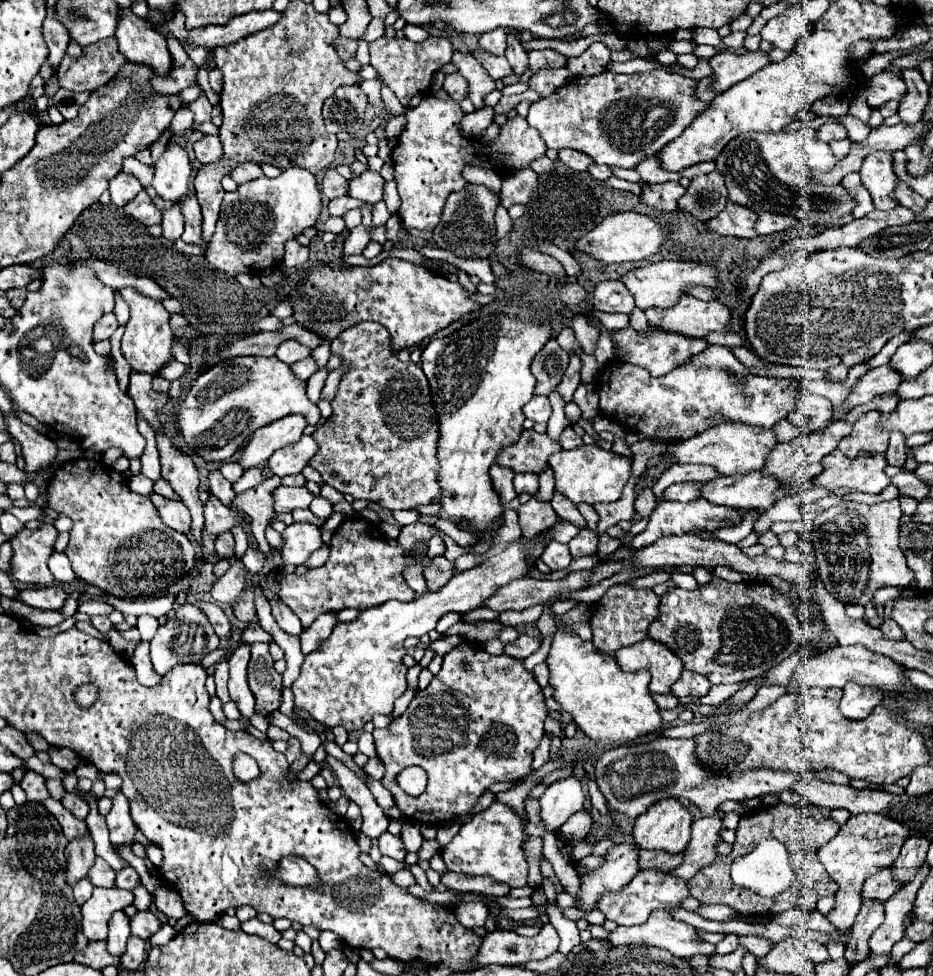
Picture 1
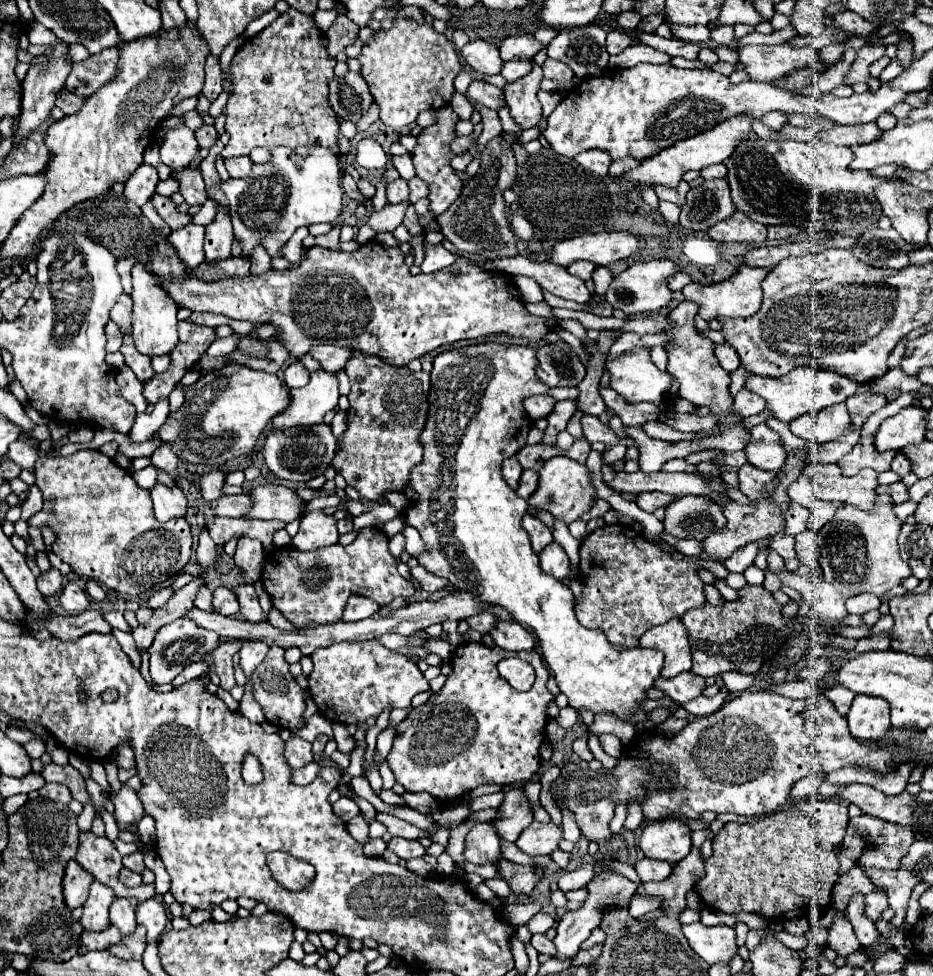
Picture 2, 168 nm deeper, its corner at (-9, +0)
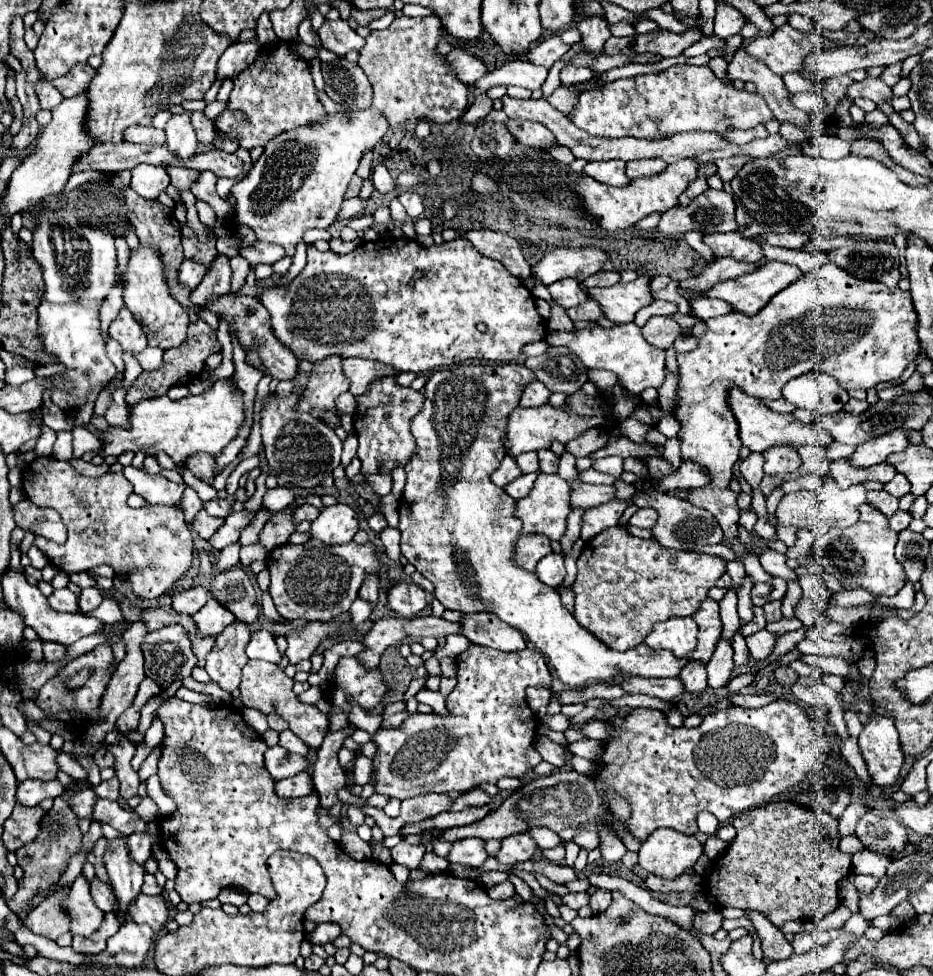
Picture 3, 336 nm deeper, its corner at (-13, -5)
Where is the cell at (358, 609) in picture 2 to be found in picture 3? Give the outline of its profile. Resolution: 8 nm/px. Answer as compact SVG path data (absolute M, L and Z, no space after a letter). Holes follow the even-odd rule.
M368 574L364 584L360 586L360 598L376 604L378 602L378 576L376 574Z

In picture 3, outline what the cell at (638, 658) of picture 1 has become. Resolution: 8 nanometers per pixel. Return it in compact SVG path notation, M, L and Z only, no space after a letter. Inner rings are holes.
M668 618L654 624L652 632L646 636L646 644L654 650L670 650L678 658L690 654L696 646L698 626L692 618Z

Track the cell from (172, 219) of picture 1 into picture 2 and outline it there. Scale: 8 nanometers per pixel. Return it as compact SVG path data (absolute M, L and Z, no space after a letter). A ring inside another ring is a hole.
M186 225L182 229L176 229L168 235L170 245L176 249L178 257L188 265L188 267L198 267L204 261L204 251L202 251L202 241L204 241L204 227L202 225Z

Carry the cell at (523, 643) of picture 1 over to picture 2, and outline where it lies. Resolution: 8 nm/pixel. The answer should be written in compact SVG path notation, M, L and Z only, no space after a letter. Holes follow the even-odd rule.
M498 621L498 627L490 631L494 643L504 651L532 651L536 647L536 639L530 631L526 631L520 623Z

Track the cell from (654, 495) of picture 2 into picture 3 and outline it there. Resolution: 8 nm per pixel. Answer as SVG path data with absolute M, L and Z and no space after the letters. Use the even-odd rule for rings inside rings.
M640 508L632 518L630 524L638 526L638 528L652 528L656 522L656 510L652 508Z

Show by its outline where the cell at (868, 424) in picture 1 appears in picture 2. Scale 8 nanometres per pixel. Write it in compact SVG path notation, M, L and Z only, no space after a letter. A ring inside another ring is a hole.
M868 435L868 437L860 437L856 447L848 455L844 455L838 461L838 465L842 467L844 475L856 475L864 467L870 467L870 469L880 473L880 471L890 469L894 455L896 455L896 451L880 453L874 445L874 435Z

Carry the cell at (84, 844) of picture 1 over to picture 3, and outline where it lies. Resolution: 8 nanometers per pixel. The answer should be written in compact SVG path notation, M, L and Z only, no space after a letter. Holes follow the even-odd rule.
M68 886L58 890L54 896L50 896L48 900L44 900L38 908L34 908L24 920L22 924L34 932L34 934L42 934L50 940L56 940L58 936L68 932L68 916L60 910L60 898L64 898L64 894L68 894Z

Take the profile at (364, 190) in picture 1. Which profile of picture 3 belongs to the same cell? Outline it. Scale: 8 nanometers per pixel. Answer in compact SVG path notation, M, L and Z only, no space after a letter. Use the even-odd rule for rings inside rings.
M406 190L406 192L402 192L402 194L398 196L398 200L400 200L400 204L406 208L406 214L408 214L410 218L416 220L416 218L422 216L424 206L422 206L422 198L420 198L416 192Z

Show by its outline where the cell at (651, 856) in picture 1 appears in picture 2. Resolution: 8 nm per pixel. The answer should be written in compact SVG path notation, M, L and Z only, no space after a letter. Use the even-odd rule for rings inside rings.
M642 857L640 861L636 861L634 867L636 867L642 883L662 881L672 873L672 865L668 861L658 861L658 859L650 859L650 857Z

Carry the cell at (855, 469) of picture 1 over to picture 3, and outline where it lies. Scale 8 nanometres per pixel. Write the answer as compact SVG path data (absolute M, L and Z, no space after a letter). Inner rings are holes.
M832 478L824 482L818 492L790 492L784 494L776 508L776 522L780 526L796 526L797 540L792 547L809 549L817 538L824 535L828 528L848 528L858 522L858 506L866 502L866 488L862 484L840 490Z

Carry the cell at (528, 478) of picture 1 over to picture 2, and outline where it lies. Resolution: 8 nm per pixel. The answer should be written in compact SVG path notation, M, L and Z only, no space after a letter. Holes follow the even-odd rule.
M522 471L522 477L520 477L520 487L518 487L518 495L522 499L530 499L532 493L536 491L538 487L538 473L536 471Z

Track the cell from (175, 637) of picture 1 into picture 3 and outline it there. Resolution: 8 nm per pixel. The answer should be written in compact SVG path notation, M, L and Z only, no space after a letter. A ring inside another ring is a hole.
M164 626L148 632L142 642L144 670L158 686L168 688L176 678L190 676L196 666L192 644L182 626Z

